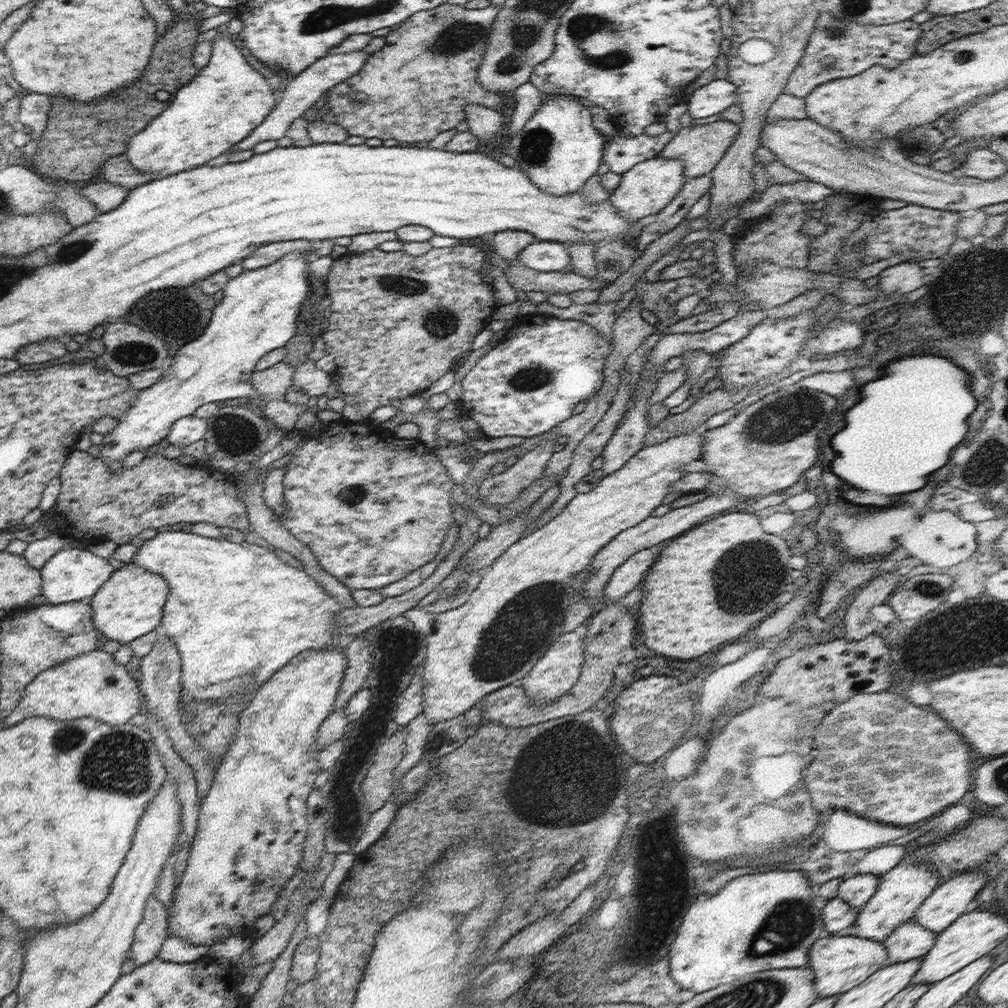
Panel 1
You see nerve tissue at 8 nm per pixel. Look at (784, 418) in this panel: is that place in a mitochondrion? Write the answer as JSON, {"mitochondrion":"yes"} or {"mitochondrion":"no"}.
{"mitochondrion":"yes"}

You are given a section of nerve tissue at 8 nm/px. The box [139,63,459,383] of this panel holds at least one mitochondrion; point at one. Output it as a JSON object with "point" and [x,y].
{"point":[403,287]}

